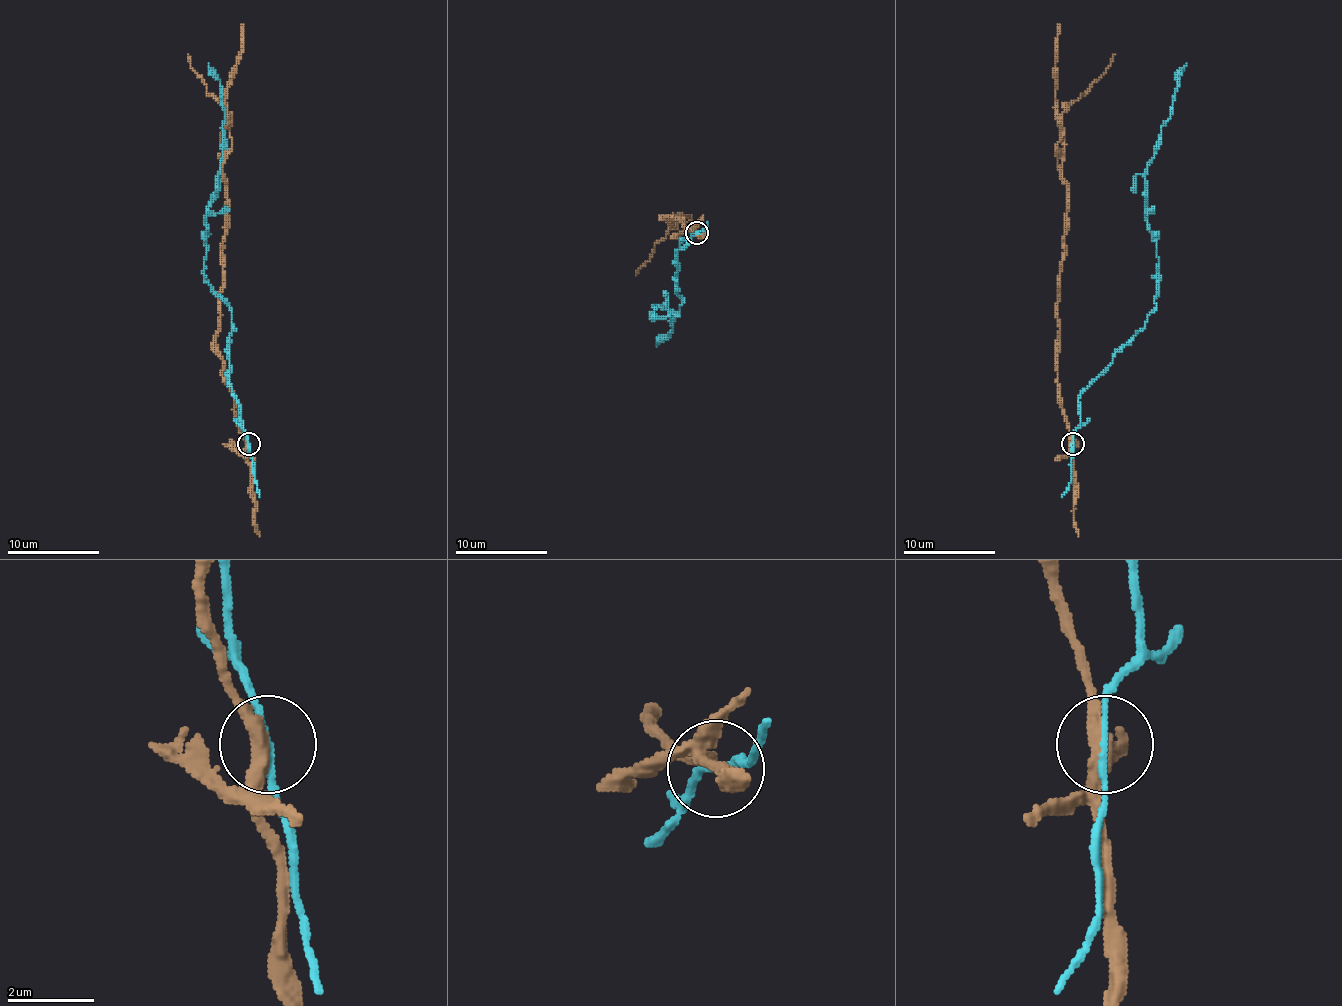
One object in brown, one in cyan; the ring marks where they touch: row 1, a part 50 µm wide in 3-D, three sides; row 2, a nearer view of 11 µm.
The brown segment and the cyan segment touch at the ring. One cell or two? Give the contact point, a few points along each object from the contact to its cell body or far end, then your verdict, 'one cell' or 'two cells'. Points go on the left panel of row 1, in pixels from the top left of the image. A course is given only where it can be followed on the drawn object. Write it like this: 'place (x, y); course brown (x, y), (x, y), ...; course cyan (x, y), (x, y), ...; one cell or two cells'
place (248, 443); course brown (248, 444), (236, 418), (215, 342), (227, 199), (227, 181), (222, 176), (225, 89), (241, 49), (243, 24); course cyan (248, 444), (232, 388), (232, 310), (204, 273), (206, 209), (218, 188), (225, 116), (218, 75), (209, 63); two cells

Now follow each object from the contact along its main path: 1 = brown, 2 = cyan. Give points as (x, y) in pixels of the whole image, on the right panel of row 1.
1: (1073, 444), (1057, 375), (1057, 292), (1066, 199), (1055, 89), (1060, 24)
2: (1073, 444), (1078, 400), (1156, 305), (1145, 172), (1186, 63)

